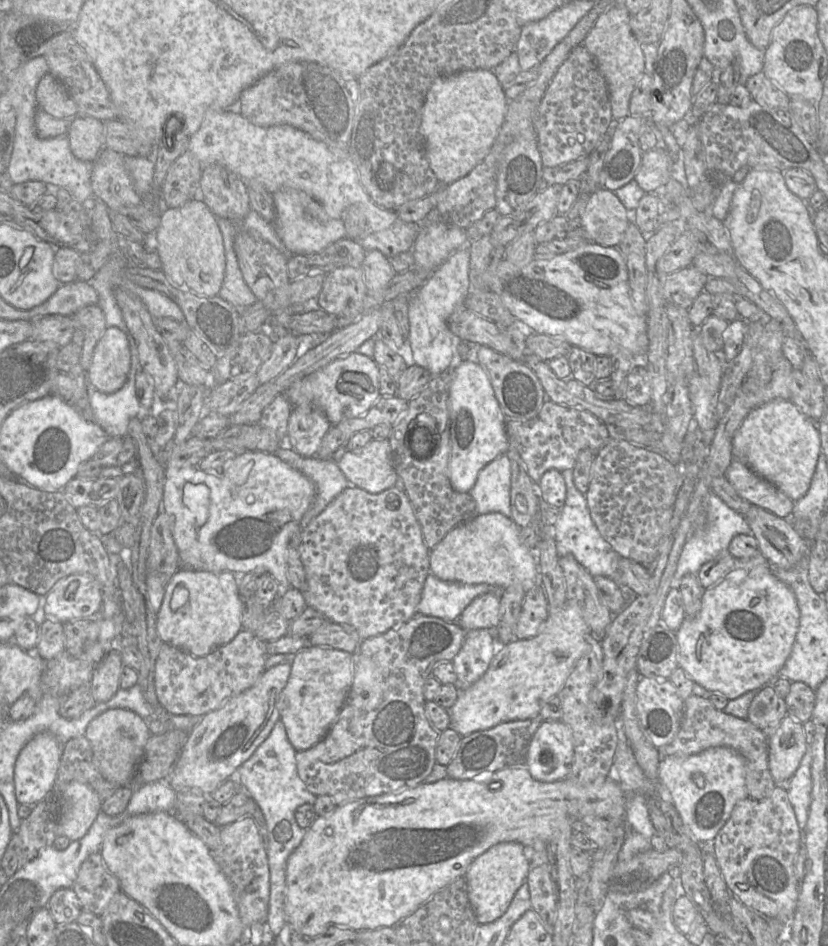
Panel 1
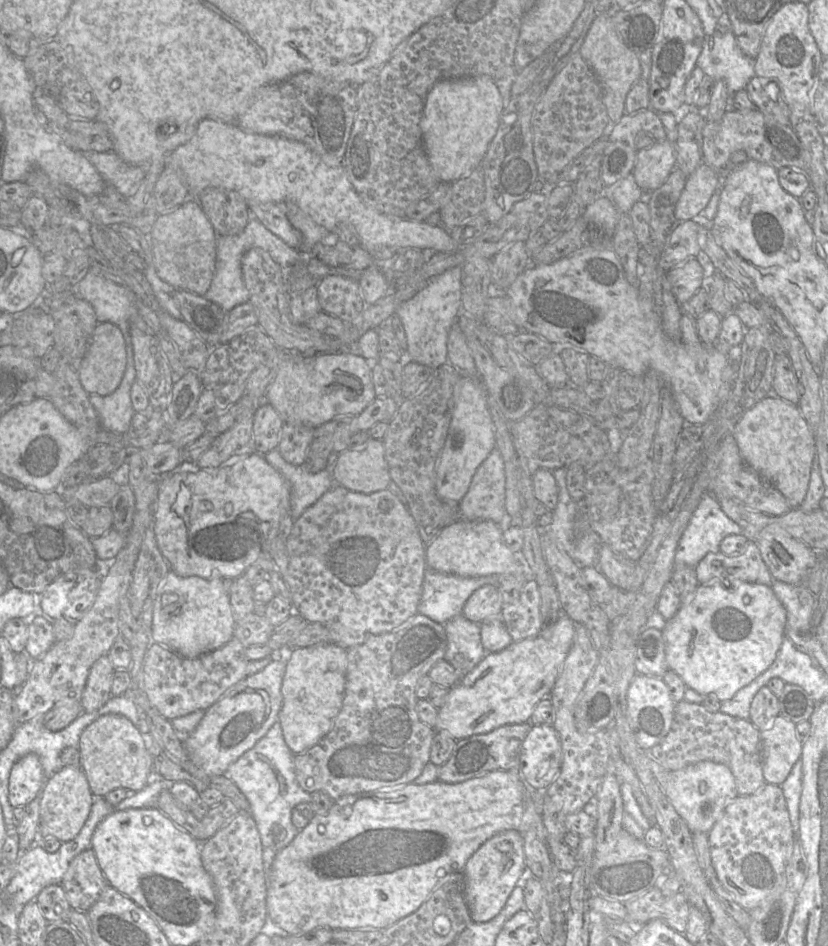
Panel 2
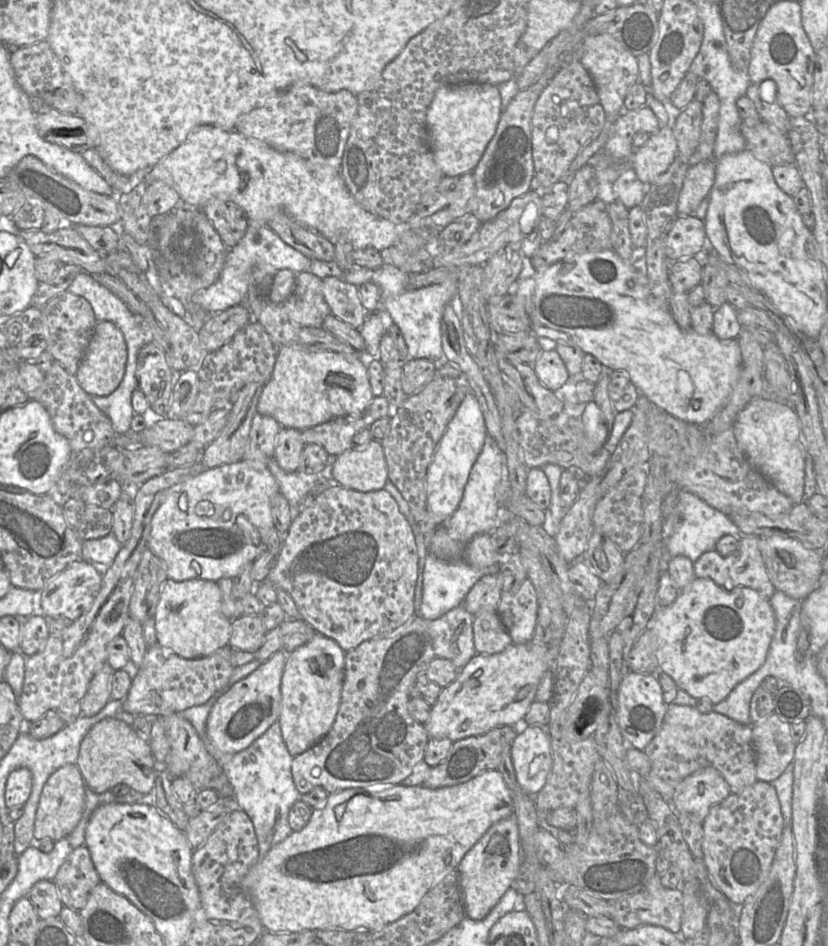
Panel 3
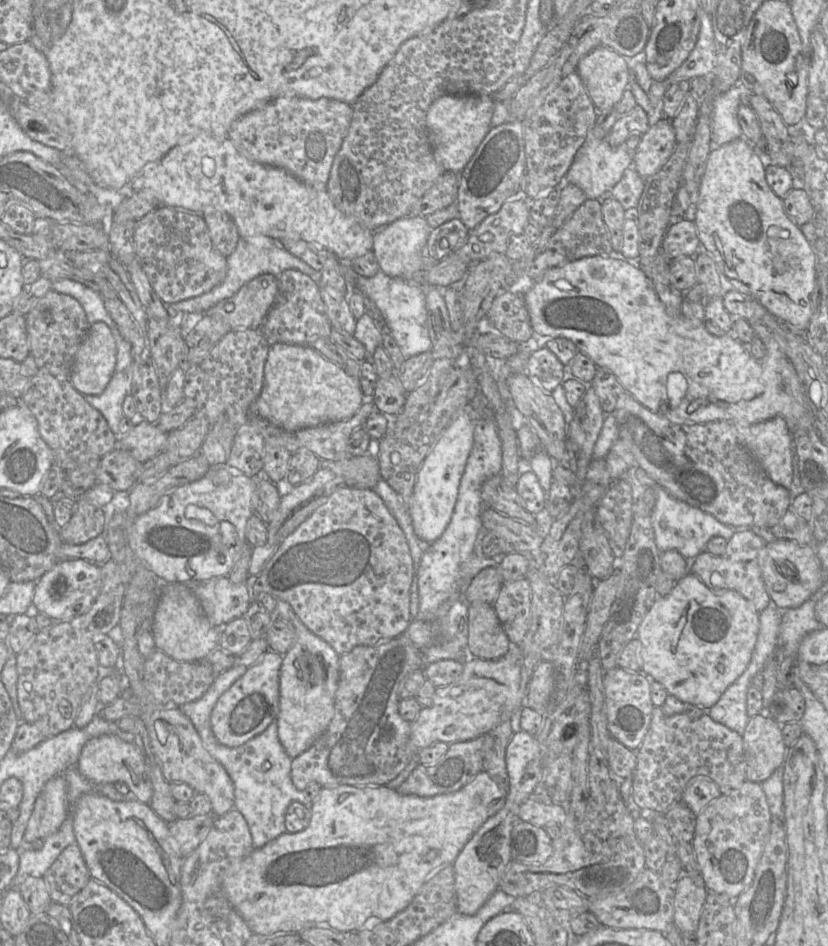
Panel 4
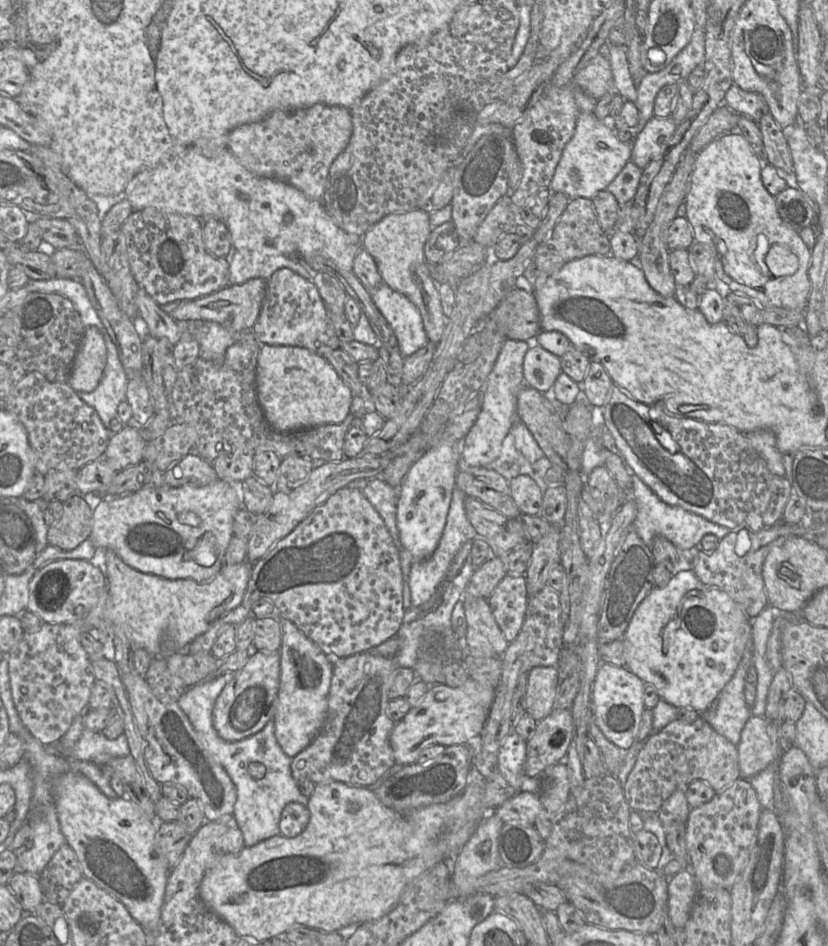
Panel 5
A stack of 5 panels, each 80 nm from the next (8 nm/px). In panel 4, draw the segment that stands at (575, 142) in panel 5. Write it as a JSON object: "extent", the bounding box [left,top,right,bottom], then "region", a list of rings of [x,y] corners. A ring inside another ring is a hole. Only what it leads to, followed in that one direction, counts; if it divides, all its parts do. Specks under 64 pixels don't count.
{"extent":[564,128,633,200],"region":[[[592,128],[585,142],[577,151],[564,181],[579,187],[587,199],[602,200],[603,197],[601,196],[610,191],[622,178],[624,171],[632,165],[632,159],[633,151],[627,148],[626,143],[612,146],[606,138],[596,138]]]}

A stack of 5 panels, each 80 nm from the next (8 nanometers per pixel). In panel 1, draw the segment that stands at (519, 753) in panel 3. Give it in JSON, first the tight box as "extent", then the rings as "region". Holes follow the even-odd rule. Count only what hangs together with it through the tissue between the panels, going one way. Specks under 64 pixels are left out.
{"extent":[526,720,573,782],"region":[[[561,720],[543,721],[531,739],[526,765],[535,780],[555,782],[568,775],[573,757],[571,729]]]}

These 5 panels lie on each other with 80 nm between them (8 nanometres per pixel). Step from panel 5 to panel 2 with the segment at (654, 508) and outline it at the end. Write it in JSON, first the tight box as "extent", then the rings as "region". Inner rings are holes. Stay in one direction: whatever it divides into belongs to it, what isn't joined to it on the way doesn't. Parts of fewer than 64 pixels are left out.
{"extent":[675,493,742,568],"region":[[[706,493],[679,540],[675,553],[675,565],[695,568],[708,553],[720,552],[720,543],[726,536],[742,534],[741,527],[723,512],[717,499],[710,493]]]}

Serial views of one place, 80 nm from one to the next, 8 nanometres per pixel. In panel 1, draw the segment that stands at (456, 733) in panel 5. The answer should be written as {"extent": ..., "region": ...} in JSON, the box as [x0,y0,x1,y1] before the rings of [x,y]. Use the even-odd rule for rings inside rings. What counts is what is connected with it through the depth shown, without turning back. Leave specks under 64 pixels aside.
{"extent":[449,599,592,737],"region":[[[566,599],[565,602],[559,609],[553,609],[549,612],[548,617],[539,632],[535,637],[524,639],[524,640],[515,640],[509,644],[502,644],[499,642],[499,648],[493,659],[491,660],[487,671],[484,675],[475,682],[468,689],[459,691],[457,700],[455,704],[449,709],[450,714],[450,728],[457,732],[460,736],[464,737],[473,732],[486,730],[492,727],[497,726],[500,723],[516,720],[527,720],[535,717],[539,717],[539,712],[542,705],[551,697],[556,696],[559,691],[563,688],[568,676],[575,667],[577,661],[588,651],[588,636],[592,635],[590,629],[586,622],[584,621],[581,611],[575,601]]]}

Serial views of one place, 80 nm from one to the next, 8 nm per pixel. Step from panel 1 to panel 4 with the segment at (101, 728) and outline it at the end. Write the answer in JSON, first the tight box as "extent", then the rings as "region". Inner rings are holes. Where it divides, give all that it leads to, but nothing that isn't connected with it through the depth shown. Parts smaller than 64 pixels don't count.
{"extent":[76,734,153,804],"region":[[[113,734],[92,738],[84,745],[76,767],[95,786],[121,781],[127,784],[135,800],[150,804],[153,795],[150,768],[144,755],[134,743],[127,742]]]}

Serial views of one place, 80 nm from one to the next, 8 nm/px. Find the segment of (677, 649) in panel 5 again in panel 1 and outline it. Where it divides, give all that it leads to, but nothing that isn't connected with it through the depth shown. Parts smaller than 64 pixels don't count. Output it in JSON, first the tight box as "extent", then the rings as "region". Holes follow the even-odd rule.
{"extent":[675,573,800,700],"region":[[[772,573],[764,576],[744,575],[741,580],[721,579],[713,586],[704,589],[702,607],[699,613],[694,617],[685,617],[680,628],[675,632],[678,643],[678,665],[695,683],[700,684],[709,691],[721,693],[729,700],[736,699],[742,694],[754,689],[763,689],[764,684],[778,674],[788,659],[798,632],[799,619],[800,612],[794,593]]]}

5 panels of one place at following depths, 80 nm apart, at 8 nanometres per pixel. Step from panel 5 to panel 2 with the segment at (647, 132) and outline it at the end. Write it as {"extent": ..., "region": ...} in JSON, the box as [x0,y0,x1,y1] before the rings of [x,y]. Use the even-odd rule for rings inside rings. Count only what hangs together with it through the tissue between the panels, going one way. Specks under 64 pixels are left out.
{"extent":[632,139,676,193],"region":[[[666,139],[638,150],[632,173],[637,185],[646,193],[662,186],[675,167],[676,143]]]}

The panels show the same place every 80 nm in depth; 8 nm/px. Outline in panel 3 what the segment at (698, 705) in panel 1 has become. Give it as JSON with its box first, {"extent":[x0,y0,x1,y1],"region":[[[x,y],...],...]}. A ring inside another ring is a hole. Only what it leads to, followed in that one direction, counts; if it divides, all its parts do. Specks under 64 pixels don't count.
{"extent":[643,704,758,803],"region":[[[668,704],[660,731],[643,751],[651,763],[645,778],[668,803],[672,802],[678,785],[687,776],[705,767],[717,769],[732,794],[741,793],[758,781],[752,725],[738,723],[714,711],[702,713],[693,706]]]}

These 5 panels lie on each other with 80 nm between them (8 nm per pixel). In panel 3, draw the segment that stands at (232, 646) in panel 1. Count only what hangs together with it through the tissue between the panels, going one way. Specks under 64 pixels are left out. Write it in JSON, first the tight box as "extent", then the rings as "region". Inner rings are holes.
{"extent":[122,644,234,717],"region":[[[158,644],[147,648],[141,666],[132,674],[132,682],[126,697],[122,700],[124,711],[137,716],[157,717],[178,714],[192,706],[206,703],[215,693],[227,689],[229,680],[234,671],[231,664],[232,648],[222,647],[210,656],[185,659],[168,651]]]}

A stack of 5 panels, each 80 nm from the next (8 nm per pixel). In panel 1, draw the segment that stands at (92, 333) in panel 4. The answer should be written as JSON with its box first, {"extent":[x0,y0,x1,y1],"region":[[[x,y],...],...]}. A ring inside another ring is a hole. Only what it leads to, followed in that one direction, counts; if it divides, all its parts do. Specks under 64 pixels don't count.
{"extent":[86,327,130,393],"region":[[[107,327],[95,346],[86,371],[87,382],[103,393],[114,393],[125,383],[130,371],[129,342],[117,327]]]}

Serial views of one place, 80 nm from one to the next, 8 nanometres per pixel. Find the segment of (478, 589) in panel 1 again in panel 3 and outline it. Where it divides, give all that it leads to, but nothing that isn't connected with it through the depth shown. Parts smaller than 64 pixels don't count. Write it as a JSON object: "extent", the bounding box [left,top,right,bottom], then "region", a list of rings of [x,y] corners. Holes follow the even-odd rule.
{"extent":[416,553,499,621],"region":[[[428,553],[423,570],[422,599],[416,616],[420,616],[427,621],[440,618],[449,610],[462,605],[470,589],[481,577],[497,575],[499,569],[499,564],[480,568],[470,565],[464,560],[444,561]]]}

